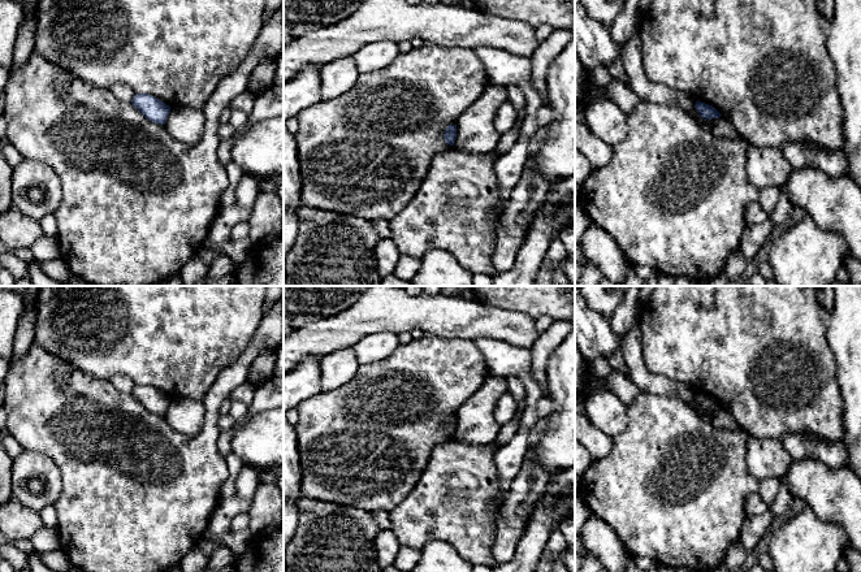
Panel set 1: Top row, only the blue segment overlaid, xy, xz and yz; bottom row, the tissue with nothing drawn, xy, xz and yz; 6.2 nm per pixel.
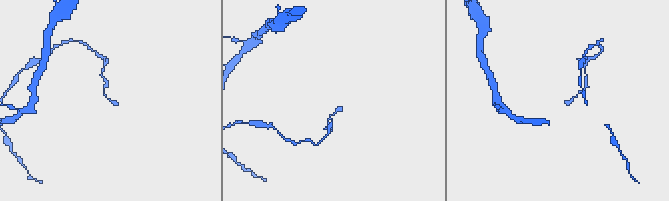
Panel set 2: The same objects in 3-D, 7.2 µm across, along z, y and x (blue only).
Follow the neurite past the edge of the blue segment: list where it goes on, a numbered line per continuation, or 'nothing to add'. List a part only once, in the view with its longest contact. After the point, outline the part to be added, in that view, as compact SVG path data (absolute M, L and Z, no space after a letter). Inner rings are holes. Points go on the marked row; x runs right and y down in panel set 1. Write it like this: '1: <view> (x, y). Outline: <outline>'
nothing to add

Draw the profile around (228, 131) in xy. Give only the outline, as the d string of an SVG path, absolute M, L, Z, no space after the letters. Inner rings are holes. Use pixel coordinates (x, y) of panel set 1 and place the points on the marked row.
M230 124L221 125L219 127L219 138L220 138L221 142L228 142L228 140L235 139L238 130L239 129L234 127Z

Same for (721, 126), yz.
M696 108L689 110L691 116L713 135L719 138L735 138L737 135L732 124L723 116L718 118L705 120Z

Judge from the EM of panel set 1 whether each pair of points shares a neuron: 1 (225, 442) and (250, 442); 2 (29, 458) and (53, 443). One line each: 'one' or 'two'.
1: two
2: two

